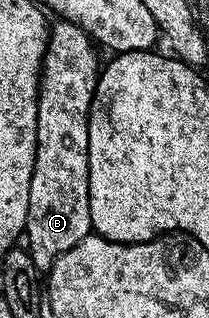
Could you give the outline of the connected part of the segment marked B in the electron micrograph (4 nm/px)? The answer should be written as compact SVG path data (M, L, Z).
M59 20L50 25L47 49L43 55L43 70L39 73L37 150L33 178L29 182L29 214L25 229L25 247L41 270L50 269L52 262L61 258L65 250L77 246L77 242L93 232L89 214L89 118L101 71L99 56L95 51L95 41L77 25L70 24L68 20Z

